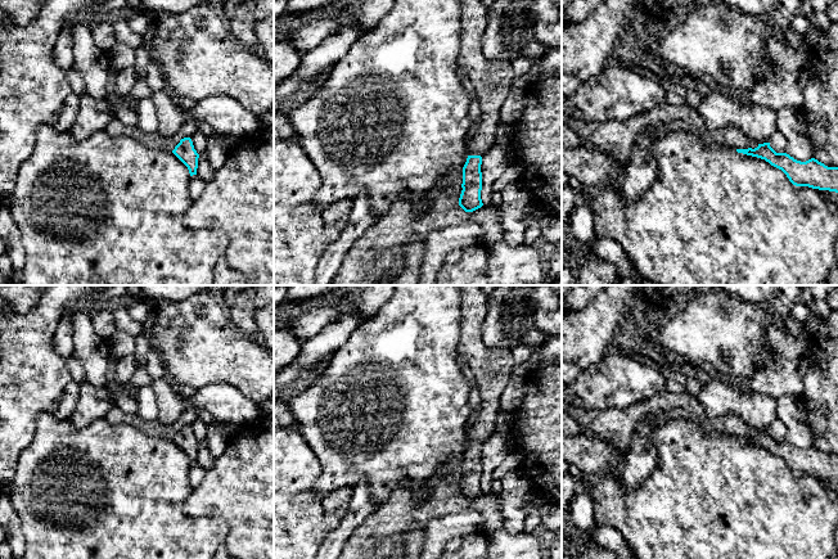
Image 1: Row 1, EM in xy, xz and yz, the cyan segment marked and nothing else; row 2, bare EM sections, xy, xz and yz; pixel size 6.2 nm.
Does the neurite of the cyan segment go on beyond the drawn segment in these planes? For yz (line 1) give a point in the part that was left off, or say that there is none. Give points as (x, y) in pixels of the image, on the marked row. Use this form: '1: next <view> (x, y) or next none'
1: next none

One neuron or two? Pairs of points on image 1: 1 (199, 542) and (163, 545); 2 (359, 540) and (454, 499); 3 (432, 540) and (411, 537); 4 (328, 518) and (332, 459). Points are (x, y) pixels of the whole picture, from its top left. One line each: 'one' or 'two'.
1: one
2: one
3: two
4: two

